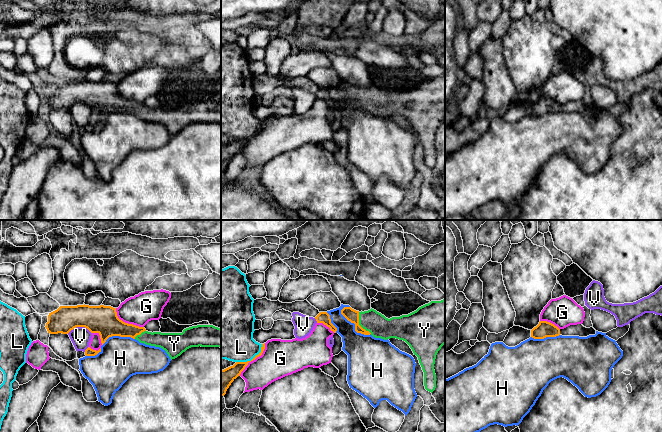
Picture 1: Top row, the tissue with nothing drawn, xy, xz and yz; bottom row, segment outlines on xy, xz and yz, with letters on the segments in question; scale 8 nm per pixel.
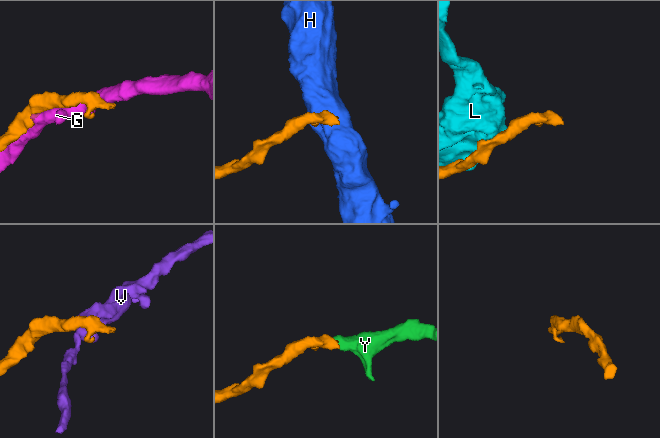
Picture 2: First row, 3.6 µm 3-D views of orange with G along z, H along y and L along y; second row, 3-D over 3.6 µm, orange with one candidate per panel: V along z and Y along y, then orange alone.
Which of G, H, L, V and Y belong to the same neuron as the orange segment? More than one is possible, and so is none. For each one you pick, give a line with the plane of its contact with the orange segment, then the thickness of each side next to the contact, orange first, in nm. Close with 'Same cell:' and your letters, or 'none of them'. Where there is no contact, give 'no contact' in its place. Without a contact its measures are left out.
Y: xz | 100/180 nm
Same cell: Y

